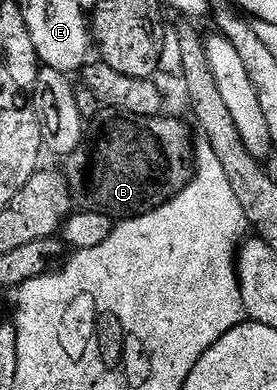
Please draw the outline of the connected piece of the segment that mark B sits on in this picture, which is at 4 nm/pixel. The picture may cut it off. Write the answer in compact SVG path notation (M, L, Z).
M100 111L100 114L98 114L93 121L91 118L90 124L87 126L84 134L83 141L81 141L80 146L66 158L63 165L62 172L64 178L68 181L68 190L72 193L73 202L75 202L81 210L105 213L108 217L113 219L141 217L147 213L153 213L155 209L162 207L167 201L172 200L173 197L176 197L188 186L194 172L194 136L192 137L191 131L176 117L167 117L167 115L143 117L142 115L130 115L129 113Z

